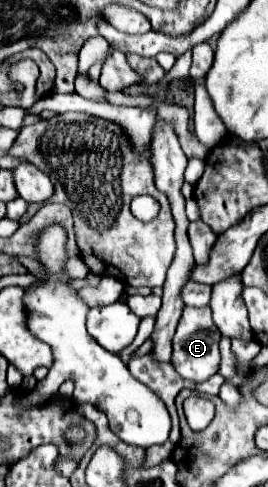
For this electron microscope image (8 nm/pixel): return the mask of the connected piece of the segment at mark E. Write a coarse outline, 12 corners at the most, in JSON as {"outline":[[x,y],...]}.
{"outline":[[184,307],[172,365],[206,381],[220,365],[210,307]]}

